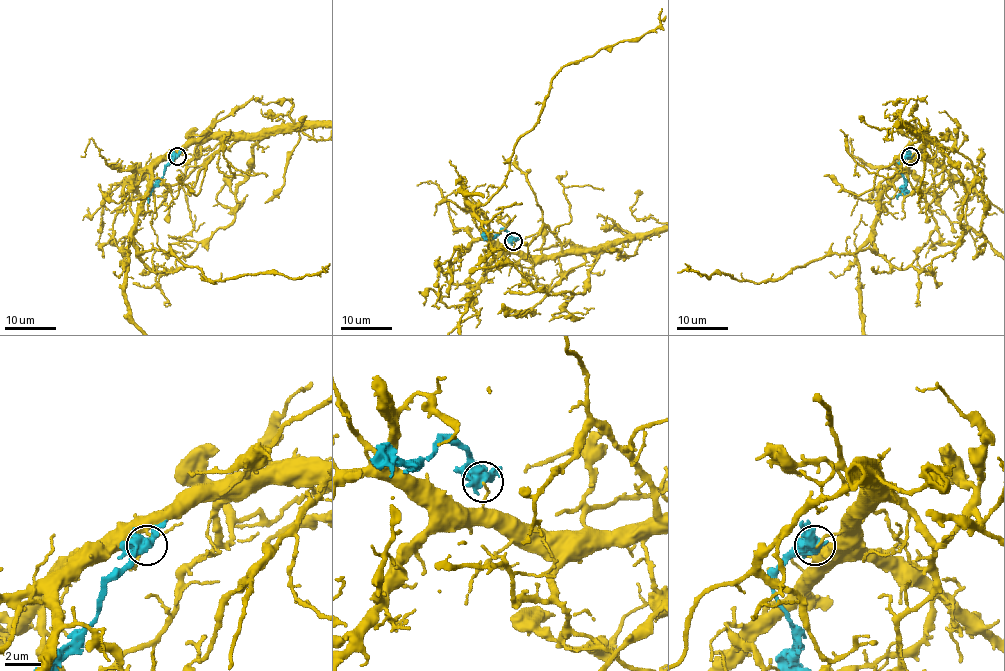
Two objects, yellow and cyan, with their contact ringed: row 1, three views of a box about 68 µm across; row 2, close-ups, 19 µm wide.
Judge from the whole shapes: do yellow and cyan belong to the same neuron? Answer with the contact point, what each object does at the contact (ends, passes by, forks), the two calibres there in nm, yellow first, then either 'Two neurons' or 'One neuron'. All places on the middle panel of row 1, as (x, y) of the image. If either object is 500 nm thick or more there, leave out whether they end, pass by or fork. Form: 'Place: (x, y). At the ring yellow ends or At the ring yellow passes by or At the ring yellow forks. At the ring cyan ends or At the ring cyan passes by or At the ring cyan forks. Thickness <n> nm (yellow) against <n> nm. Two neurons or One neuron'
Place: (513, 241). At the ring yellow ends. At the ring cyan forks. Thickness 110 nm (yellow) against 480 nm. Two neurons

